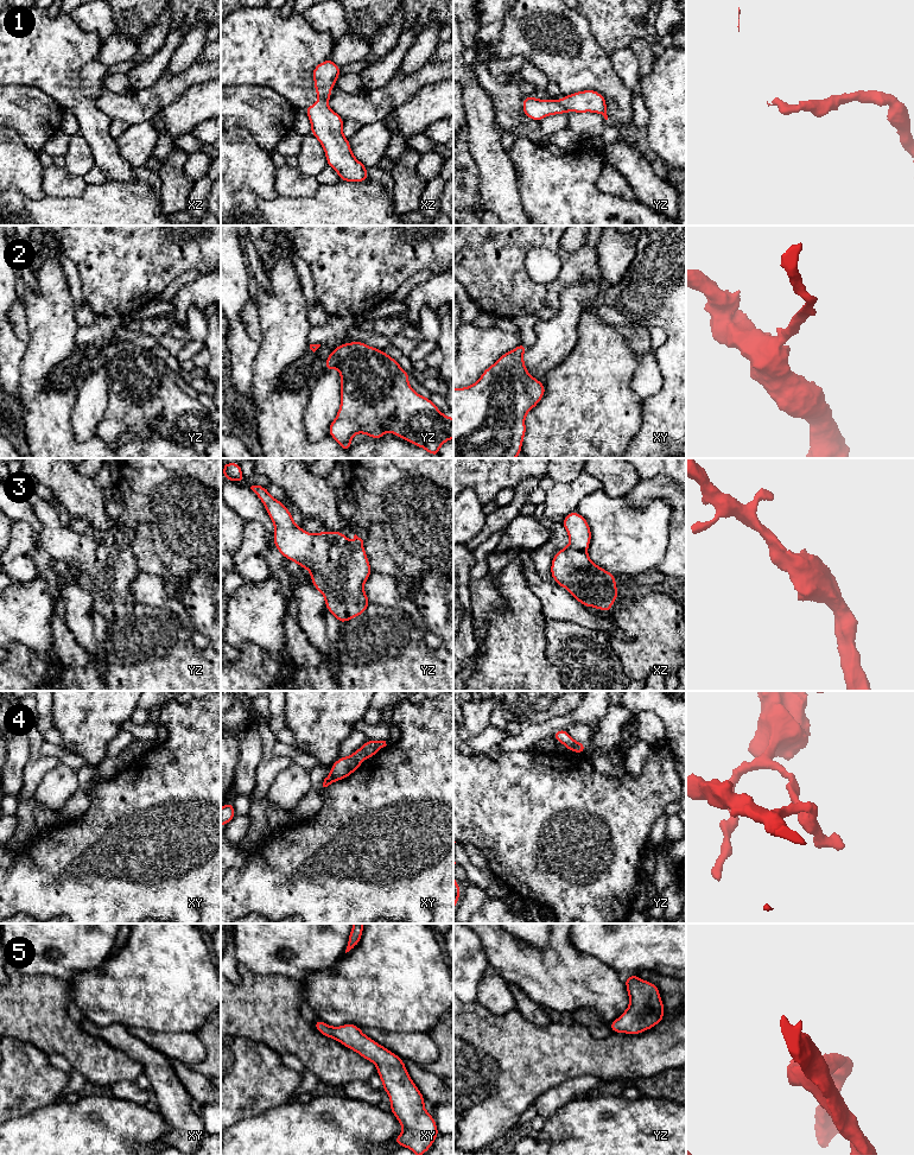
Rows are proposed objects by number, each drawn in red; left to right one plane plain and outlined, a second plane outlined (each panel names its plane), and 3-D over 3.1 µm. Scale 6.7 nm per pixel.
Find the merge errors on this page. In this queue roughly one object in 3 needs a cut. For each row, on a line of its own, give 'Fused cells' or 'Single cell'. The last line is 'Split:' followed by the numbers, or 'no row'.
1: Fused cells
2: Single cell
3: Single cell
4: Fused cells
5: Single cell
Split: 1, 4

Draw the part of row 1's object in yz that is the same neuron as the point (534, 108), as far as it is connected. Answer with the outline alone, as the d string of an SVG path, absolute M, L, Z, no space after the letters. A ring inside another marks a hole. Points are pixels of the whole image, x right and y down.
M523 96L523 115L534 121L540 121L548 115L566 113L564 104L558 100L539 100L533 96Z

